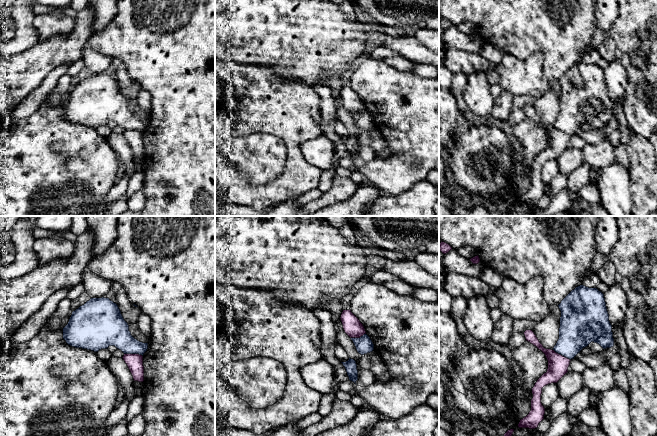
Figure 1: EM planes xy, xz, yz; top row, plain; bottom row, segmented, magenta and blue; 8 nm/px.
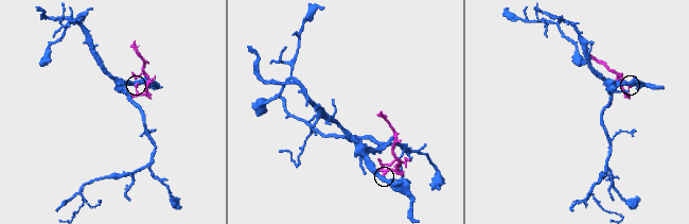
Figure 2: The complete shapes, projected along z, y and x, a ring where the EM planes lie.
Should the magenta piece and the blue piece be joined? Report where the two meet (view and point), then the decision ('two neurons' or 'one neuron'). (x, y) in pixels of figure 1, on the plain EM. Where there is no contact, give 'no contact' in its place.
contact xy (133, 130); two neurons

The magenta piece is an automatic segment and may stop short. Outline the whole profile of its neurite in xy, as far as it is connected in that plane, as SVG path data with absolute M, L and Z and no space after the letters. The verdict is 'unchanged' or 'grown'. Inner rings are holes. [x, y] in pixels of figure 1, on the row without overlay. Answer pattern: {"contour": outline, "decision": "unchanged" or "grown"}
{"contour": "M124 130L122 133L127 140L134 157L144 157L143 132L139 130Z", "decision": "unchanged"}

